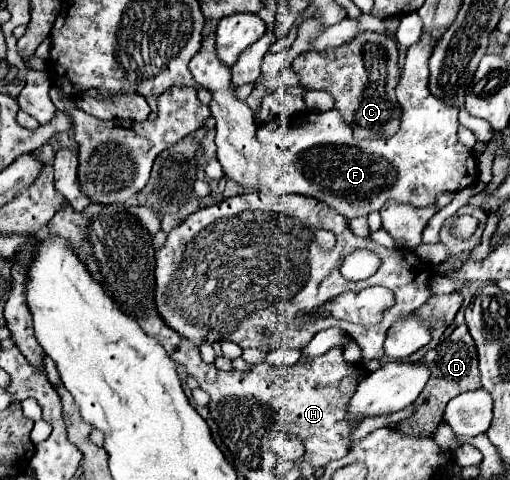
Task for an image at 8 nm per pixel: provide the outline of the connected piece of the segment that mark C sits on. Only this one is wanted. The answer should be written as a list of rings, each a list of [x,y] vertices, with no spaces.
[[[363,32],[349,44],[341,44],[335,50],[303,52],[291,66],[305,90],[323,90],[333,96],[335,110],[351,126],[353,136],[363,140],[391,136],[399,128],[399,102],[395,98],[395,86],[401,78],[401,70],[397,56],[397,42],[391,36]]]

